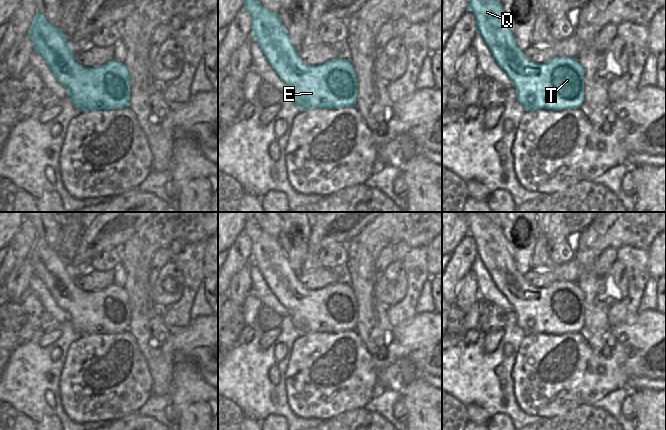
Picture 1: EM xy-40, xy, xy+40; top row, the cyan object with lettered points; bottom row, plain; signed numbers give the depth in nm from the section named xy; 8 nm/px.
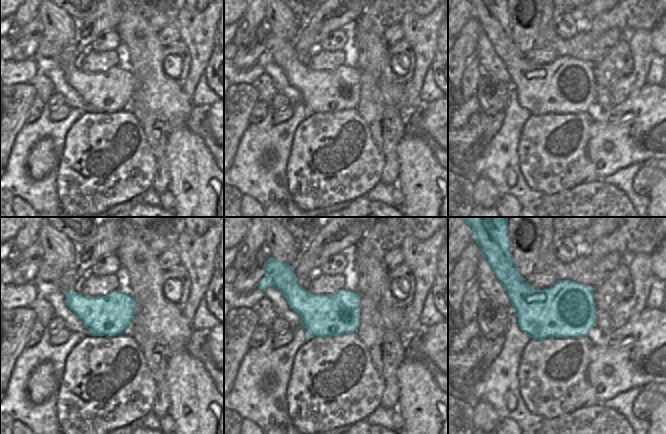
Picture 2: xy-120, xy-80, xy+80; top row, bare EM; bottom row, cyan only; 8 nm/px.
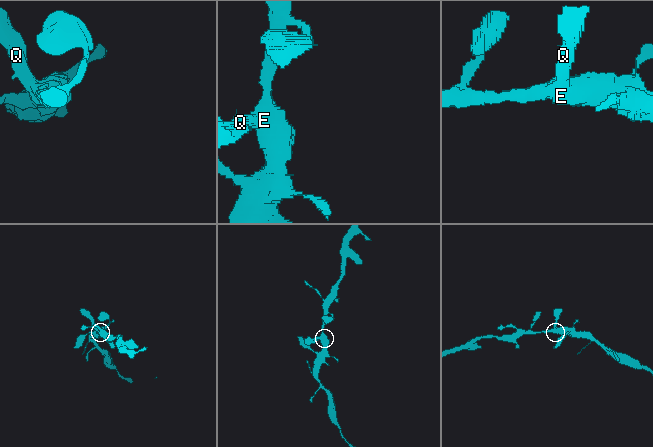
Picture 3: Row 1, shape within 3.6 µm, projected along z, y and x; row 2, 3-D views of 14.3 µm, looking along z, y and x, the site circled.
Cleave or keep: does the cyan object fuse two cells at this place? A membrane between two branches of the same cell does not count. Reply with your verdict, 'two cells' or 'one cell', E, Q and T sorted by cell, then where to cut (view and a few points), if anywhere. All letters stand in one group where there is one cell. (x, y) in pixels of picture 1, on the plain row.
one cell | E Q T | no cut

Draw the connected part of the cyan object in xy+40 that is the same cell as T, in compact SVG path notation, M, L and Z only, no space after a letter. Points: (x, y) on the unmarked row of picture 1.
M464 212L464 216L468 224L468 235L471 235L476 242L476 255L482 260L500 293L512 306L520 329L526 335L580 333L584 326L584 294L580 287L571 281L557 279L547 287L529 285L524 275L521 275L516 268L502 227L482 212Z

